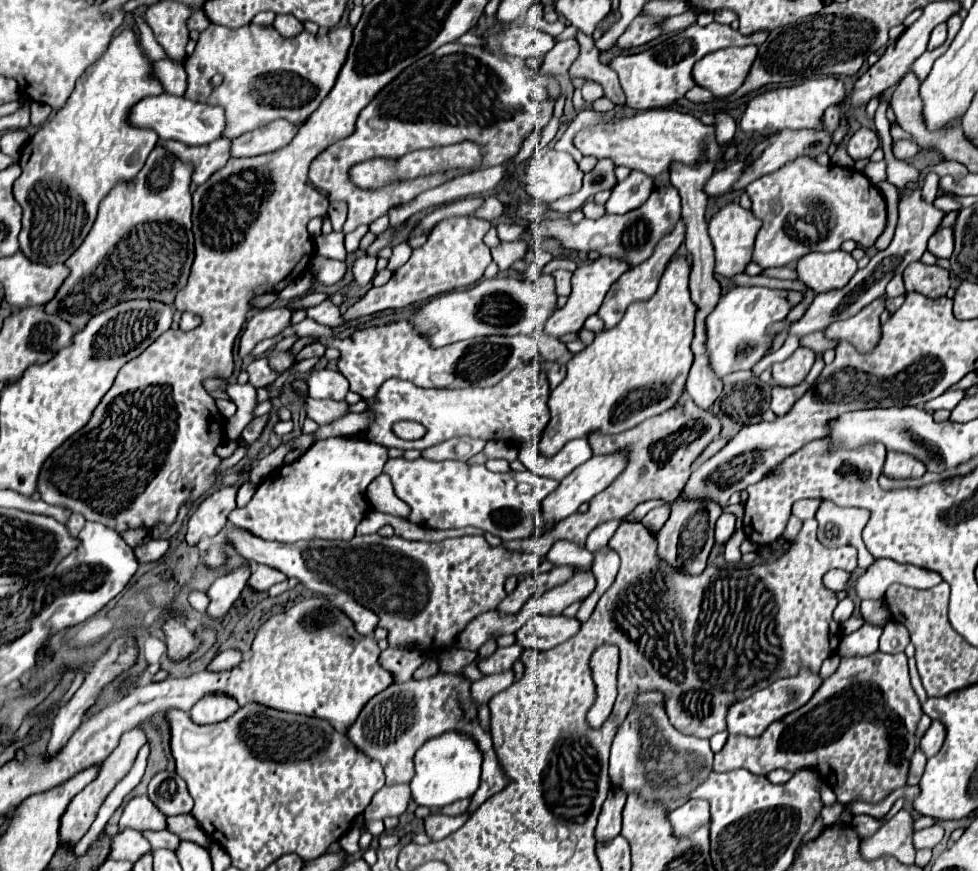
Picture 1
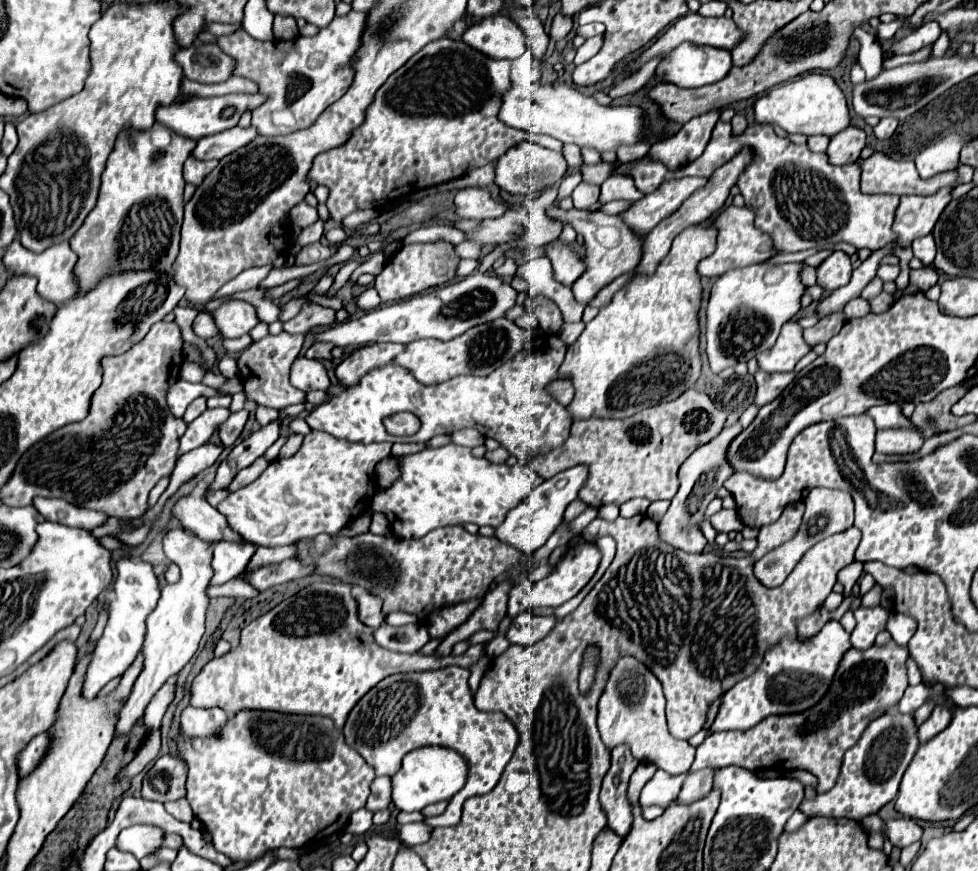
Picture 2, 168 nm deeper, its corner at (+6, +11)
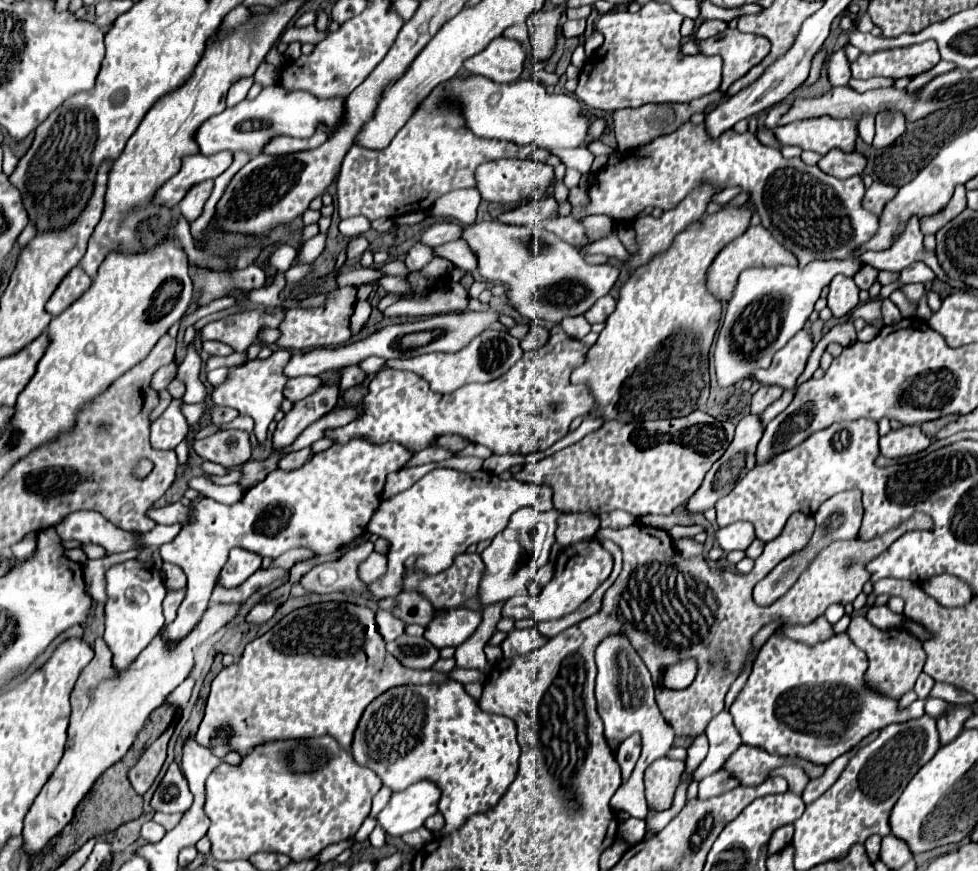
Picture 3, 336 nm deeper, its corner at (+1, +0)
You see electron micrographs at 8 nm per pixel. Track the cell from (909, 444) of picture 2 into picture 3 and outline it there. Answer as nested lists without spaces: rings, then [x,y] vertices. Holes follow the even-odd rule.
[[[901,426],[899,430],[891,430],[887,436],[879,440],[881,454],[887,458],[901,458],[909,454],[917,454],[931,444],[931,438],[921,432],[921,426]]]

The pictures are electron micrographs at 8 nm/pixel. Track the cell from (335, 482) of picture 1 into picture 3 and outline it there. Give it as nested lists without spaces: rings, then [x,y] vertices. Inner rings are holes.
[[[357,438],[313,454],[313,458],[297,470],[273,470],[261,484],[249,488],[245,496],[231,506],[203,498],[195,508],[193,520],[173,542],[161,546],[161,558],[181,566],[187,574],[187,596],[179,606],[175,622],[165,626],[161,634],[175,642],[197,626],[227,554],[235,546],[259,556],[277,558],[301,546],[315,554],[331,554],[359,538],[379,508],[387,474],[401,470],[411,456],[413,454],[399,442],[373,444],[365,438]]]

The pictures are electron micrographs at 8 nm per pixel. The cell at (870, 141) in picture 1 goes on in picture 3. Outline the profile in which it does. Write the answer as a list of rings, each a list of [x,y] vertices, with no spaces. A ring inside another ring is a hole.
[[[833,150],[827,156],[823,156],[817,166],[829,176],[845,180],[845,178],[851,178],[851,176],[857,176],[863,172],[865,158],[859,152],[845,154],[841,150]]]

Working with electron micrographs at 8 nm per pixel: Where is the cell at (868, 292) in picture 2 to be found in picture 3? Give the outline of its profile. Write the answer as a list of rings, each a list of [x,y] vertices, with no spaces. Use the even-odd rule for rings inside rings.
[[[923,262],[911,264],[909,268],[905,268],[899,274],[899,278],[893,284],[881,288],[881,298],[889,298],[891,292],[895,292],[895,290],[899,290],[899,288],[903,288],[907,284],[917,284],[917,282],[919,284],[927,284],[927,282],[933,282],[933,280],[935,280],[935,276],[933,276],[933,272],[931,272],[929,266],[925,266]]]

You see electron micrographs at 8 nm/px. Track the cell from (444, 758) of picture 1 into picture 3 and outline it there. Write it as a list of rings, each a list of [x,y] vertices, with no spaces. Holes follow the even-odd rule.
[[[423,780],[401,792],[395,792],[389,804],[377,814],[377,824],[389,836],[403,836],[423,826],[423,822],[437,812],[441,792],[437,786]]]

